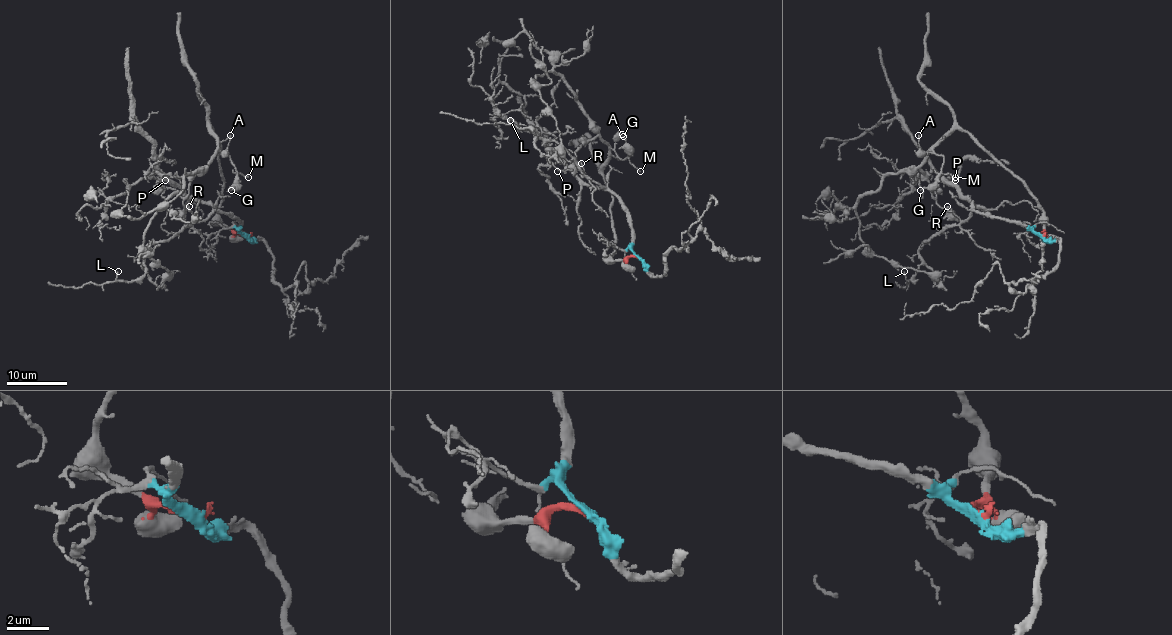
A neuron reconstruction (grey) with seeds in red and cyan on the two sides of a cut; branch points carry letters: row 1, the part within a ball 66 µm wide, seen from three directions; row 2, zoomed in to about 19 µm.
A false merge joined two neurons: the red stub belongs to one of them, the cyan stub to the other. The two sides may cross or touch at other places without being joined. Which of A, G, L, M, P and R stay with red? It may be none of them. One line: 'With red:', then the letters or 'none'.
With red: A, G, M

